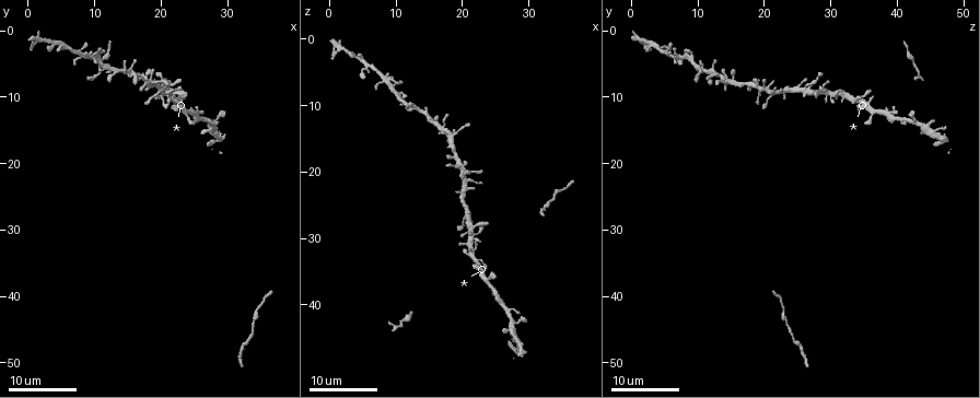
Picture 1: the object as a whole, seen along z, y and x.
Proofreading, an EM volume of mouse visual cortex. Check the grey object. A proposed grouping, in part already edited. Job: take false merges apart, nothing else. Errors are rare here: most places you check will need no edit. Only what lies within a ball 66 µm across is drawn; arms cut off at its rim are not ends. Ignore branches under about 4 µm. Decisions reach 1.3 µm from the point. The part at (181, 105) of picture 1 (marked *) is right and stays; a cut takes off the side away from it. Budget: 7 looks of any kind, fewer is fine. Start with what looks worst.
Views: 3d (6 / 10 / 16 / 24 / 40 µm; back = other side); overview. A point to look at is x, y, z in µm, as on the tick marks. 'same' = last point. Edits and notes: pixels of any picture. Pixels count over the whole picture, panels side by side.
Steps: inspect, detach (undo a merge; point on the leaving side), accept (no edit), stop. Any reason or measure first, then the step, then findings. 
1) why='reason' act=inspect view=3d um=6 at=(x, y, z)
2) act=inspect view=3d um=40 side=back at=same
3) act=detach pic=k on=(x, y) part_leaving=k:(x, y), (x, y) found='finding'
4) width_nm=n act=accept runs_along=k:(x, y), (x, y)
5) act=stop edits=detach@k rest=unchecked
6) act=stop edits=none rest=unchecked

why='arms part here' act=inspect view=3d um=16 at=(24.0, 13.0, 36.5)

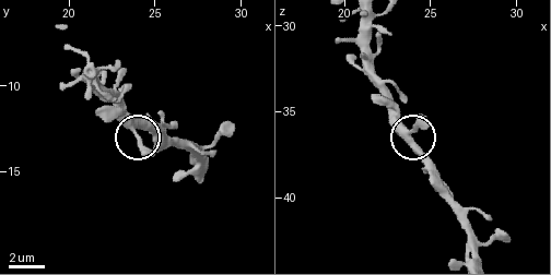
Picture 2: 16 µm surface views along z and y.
act=inspect view=3d um=6 at=(23.8, 12.9, 36.3)

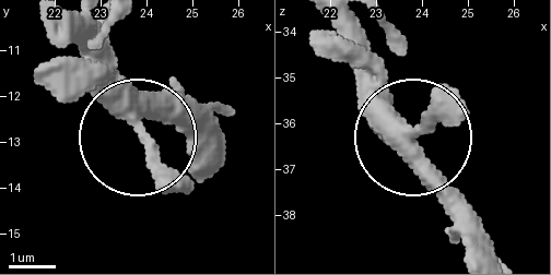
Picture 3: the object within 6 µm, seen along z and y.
arms=3 act=accept found='one neuron here'

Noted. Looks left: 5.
why='thin arm on a thick one' act=inspect view=3d um=16 at=(18.5, 7.5, 14.5)

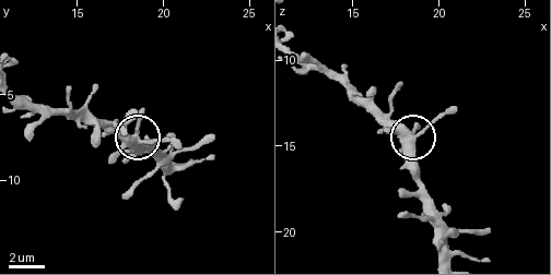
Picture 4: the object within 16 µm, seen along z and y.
act=inspect view=3d um=10 at=(18.4, 7.6, 14.4)

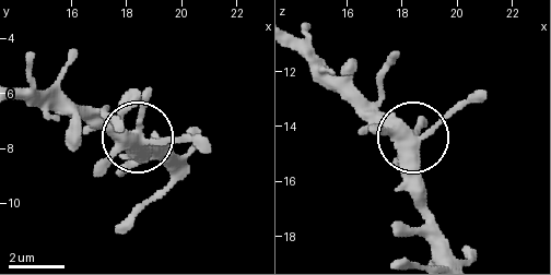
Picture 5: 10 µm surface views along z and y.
act=accept runs_along=5:(175, 172), (139, 142), (196, 140) found='all the same neuron'

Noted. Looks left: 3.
why='a narrow waist' act=inspect view=3d um=24 at=(36.0, 40.0, 22.0)

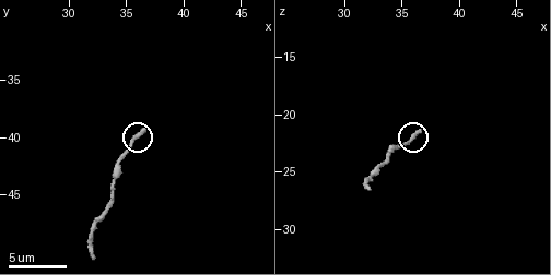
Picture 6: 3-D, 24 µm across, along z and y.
act=inspect view=3d um=6 at=(36.2, 39.8, 22.0)

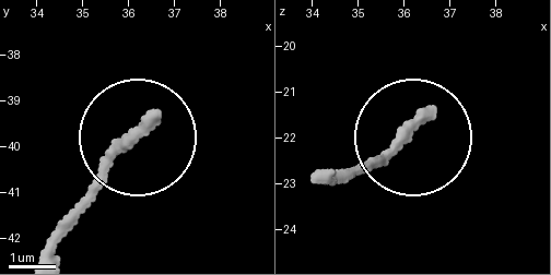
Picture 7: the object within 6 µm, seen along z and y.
width_nm=310 act=accept found='one neuron here'

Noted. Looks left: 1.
act=stop edits=none rest=unchecked

